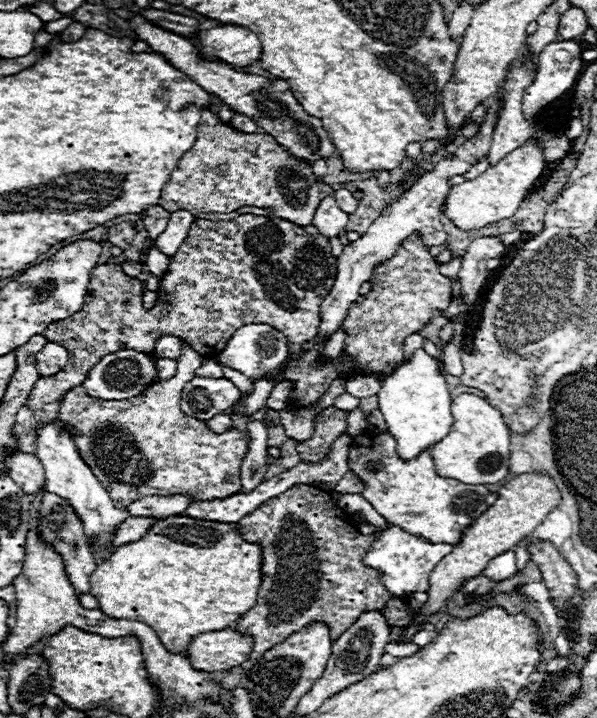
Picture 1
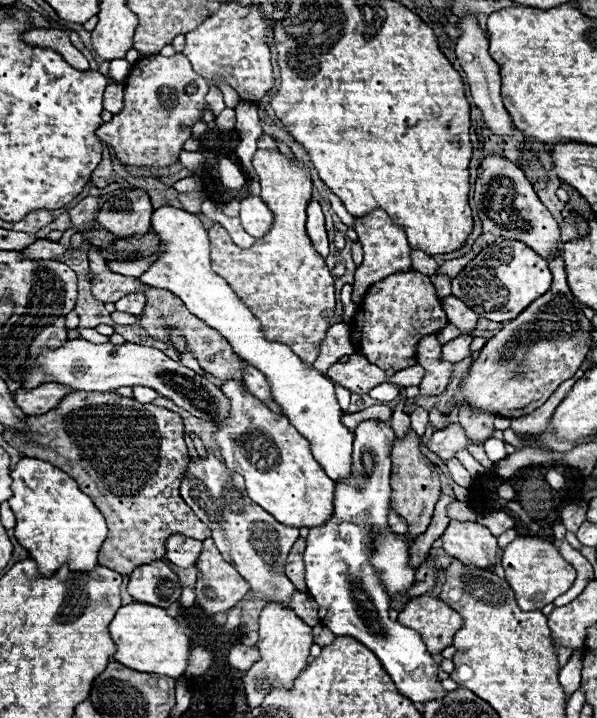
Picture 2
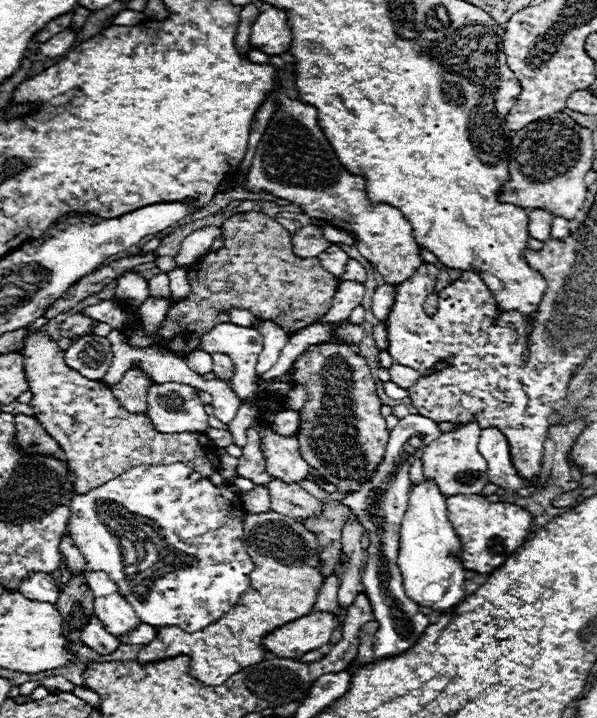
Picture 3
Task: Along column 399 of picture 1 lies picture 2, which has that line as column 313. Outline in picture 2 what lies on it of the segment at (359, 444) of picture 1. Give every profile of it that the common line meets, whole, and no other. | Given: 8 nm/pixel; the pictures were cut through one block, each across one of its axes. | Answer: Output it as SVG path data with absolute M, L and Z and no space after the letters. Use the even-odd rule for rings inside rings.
M232 380L224 382L220 390L230 400L230 416L216 426L212 438L216 440L228 470L244 476L252 502L286 526L314 528L316 524L324 524L324 520L332 516L334 482L314 460L310 442L298 434L286 416L272 412L248 394L244 384Z

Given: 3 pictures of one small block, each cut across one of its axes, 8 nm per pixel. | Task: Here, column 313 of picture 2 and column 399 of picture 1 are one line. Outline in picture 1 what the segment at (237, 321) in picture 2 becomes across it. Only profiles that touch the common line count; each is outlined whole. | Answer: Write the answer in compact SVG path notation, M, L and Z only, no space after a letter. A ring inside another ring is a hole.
M422 348L416 350L412 358L404 362L390 378L386 378L378 392L378 408L384 414L388 432L398 442L398 454L402 458L414 458L450 432L454 422L450 404L452 398L444 374L436 358L428 356Z

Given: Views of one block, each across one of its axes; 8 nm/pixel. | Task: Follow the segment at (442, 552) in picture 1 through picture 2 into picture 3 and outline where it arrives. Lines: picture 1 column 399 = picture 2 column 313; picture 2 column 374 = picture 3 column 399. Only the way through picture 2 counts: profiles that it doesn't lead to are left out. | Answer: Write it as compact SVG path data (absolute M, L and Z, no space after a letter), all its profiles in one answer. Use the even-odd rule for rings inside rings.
M408 414L406 418L398 422L396 428L392 428L388 444L386 444L384 460L380 462L372 480L364 484L360 492L352 492L344 496L344 506L348 506L360 518L360 524L366 528L368 538L370 538L368 562L366 562L362 586L370 598L374 618L380 622L380 628L374 634L374 658L376 660L398 656L410 650L416 644L416 640L420 640L420 636L430 624L428 618L418 612L418 604L412 602L404 594L402 576L396 566L396 558L398 558L398 538L400 538L398 530L400 530L400 524L404 520L404 512L408 506L410 464L422 458L422 450L440 436L442 432L438 428L438 422L434 422L432 418L420 416L420 414Z

